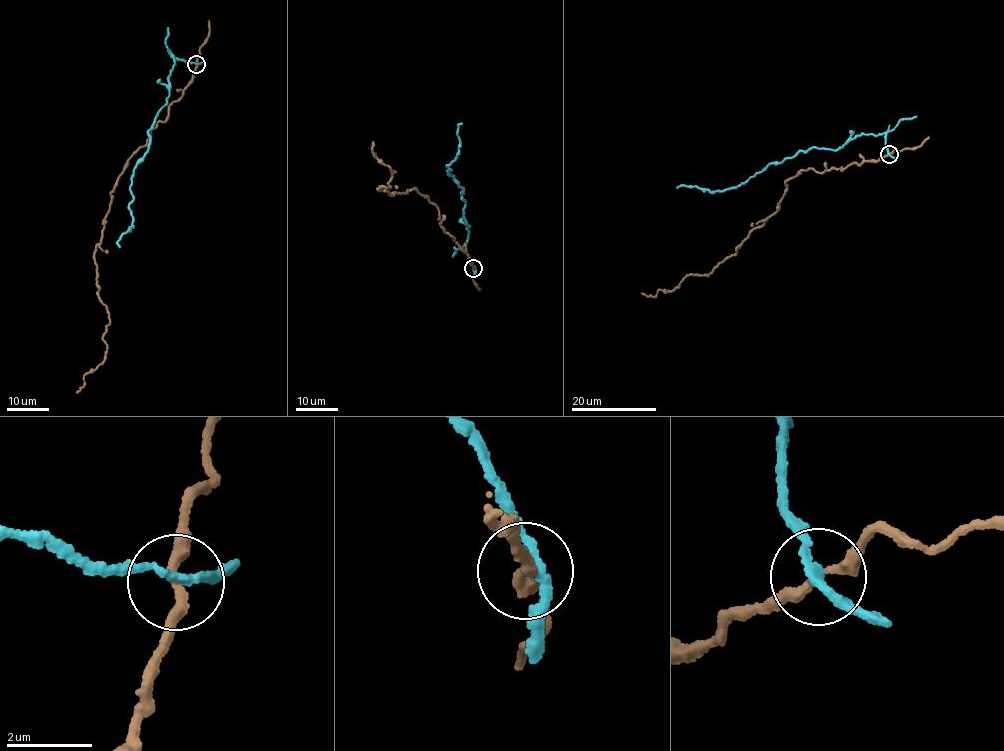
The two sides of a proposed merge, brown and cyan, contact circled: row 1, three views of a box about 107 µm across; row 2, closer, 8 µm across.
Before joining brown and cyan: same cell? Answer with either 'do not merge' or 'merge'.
do not merge

